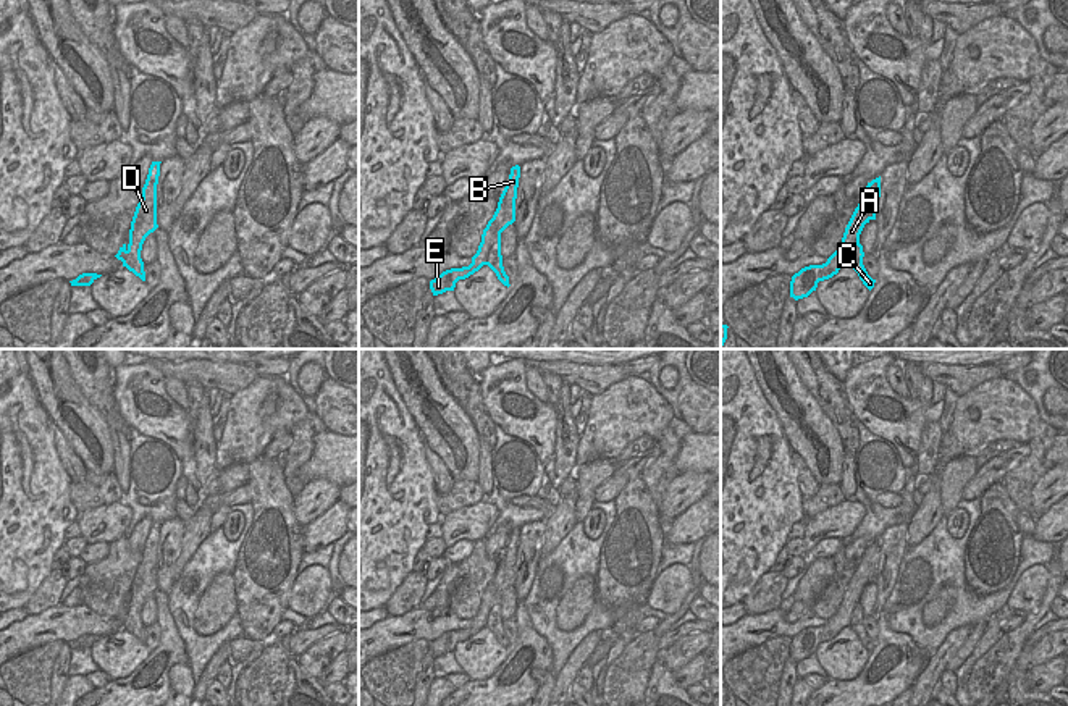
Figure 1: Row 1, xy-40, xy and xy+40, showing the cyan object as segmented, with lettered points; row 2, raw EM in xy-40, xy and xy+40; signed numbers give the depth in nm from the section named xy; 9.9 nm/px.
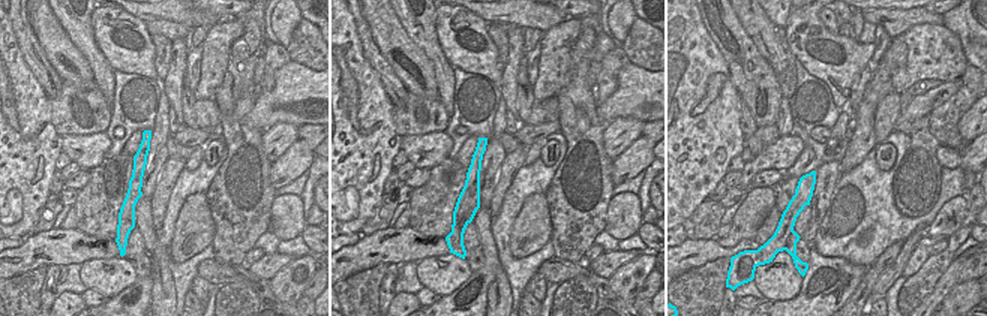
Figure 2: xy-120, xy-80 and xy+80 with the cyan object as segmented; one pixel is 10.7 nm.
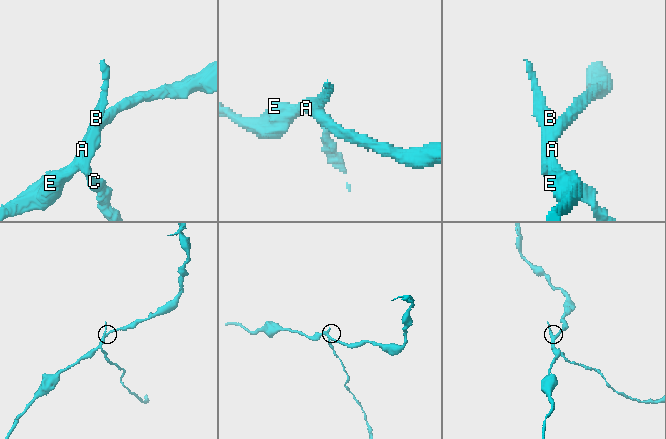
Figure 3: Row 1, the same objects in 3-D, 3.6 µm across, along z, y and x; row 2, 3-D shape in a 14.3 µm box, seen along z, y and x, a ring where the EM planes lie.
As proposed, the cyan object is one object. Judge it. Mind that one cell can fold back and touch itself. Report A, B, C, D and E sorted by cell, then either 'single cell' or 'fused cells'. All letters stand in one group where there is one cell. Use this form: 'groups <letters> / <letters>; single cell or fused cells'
groups A E / B C D; fused cells

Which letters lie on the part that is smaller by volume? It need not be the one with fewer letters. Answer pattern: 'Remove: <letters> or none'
Remove: B, C, D

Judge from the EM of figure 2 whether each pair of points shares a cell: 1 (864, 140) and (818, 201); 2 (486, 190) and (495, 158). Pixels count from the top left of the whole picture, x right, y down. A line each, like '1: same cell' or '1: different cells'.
1: different cells
2: same cell

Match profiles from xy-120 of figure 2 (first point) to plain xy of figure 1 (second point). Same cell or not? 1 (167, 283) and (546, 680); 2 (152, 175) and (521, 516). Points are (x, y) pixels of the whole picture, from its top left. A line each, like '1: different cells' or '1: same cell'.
1: same cell
2: different cells

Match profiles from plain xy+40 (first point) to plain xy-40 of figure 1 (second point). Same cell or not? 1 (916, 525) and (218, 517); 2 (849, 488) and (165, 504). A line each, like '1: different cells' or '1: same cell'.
1: different cells
2: different cells

